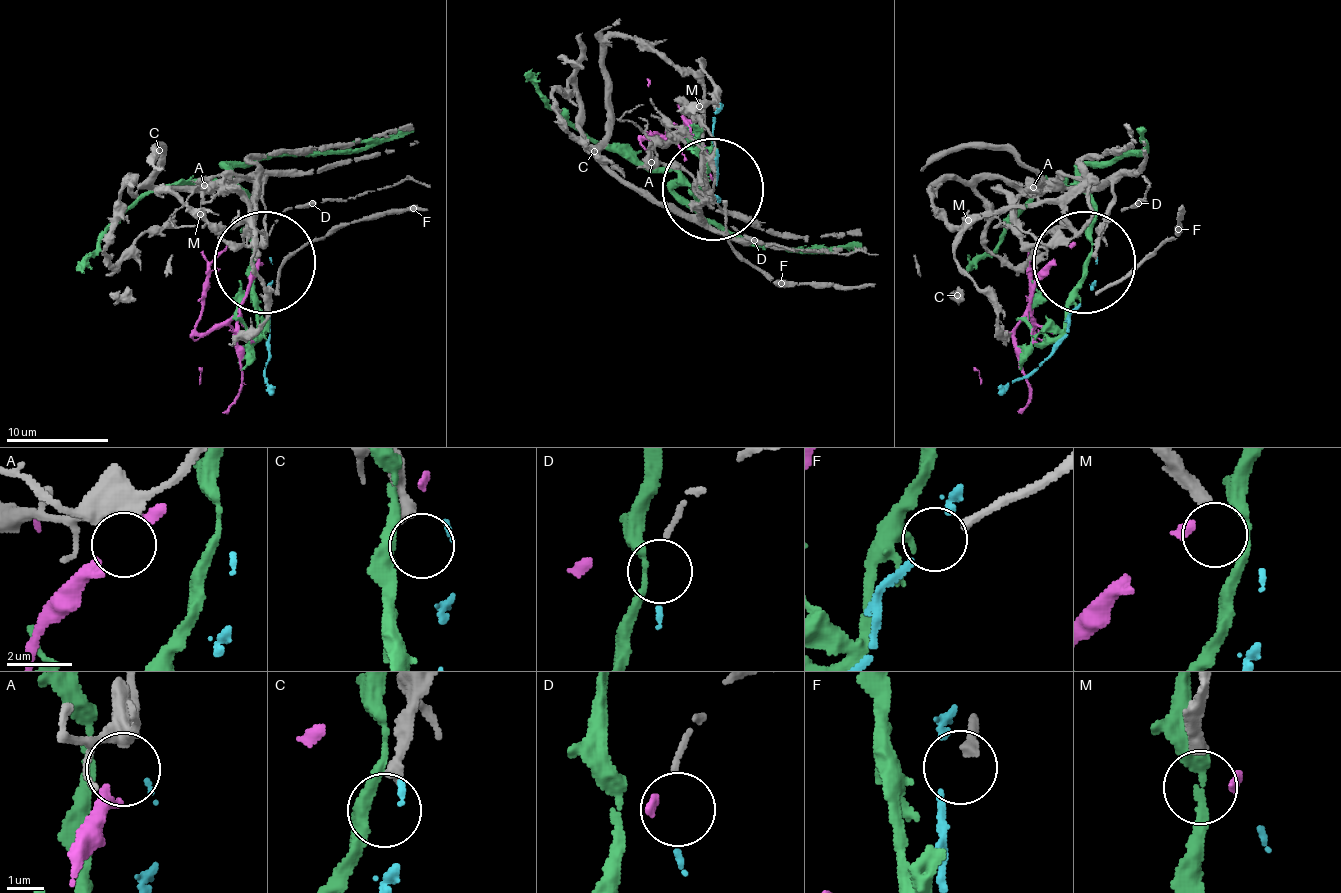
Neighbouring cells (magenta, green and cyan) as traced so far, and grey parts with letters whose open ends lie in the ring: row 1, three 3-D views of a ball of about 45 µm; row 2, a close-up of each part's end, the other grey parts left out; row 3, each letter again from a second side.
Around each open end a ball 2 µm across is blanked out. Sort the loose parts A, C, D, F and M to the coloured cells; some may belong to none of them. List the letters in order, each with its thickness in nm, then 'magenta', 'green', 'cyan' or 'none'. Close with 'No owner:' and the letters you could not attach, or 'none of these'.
A: 440 nm thick; none
C: 340 nm thick; none
D: 150 nm thick; cyan
F: 280 nm thick; none
M: 400 nm thick; none
No owner: A, C, F, M

